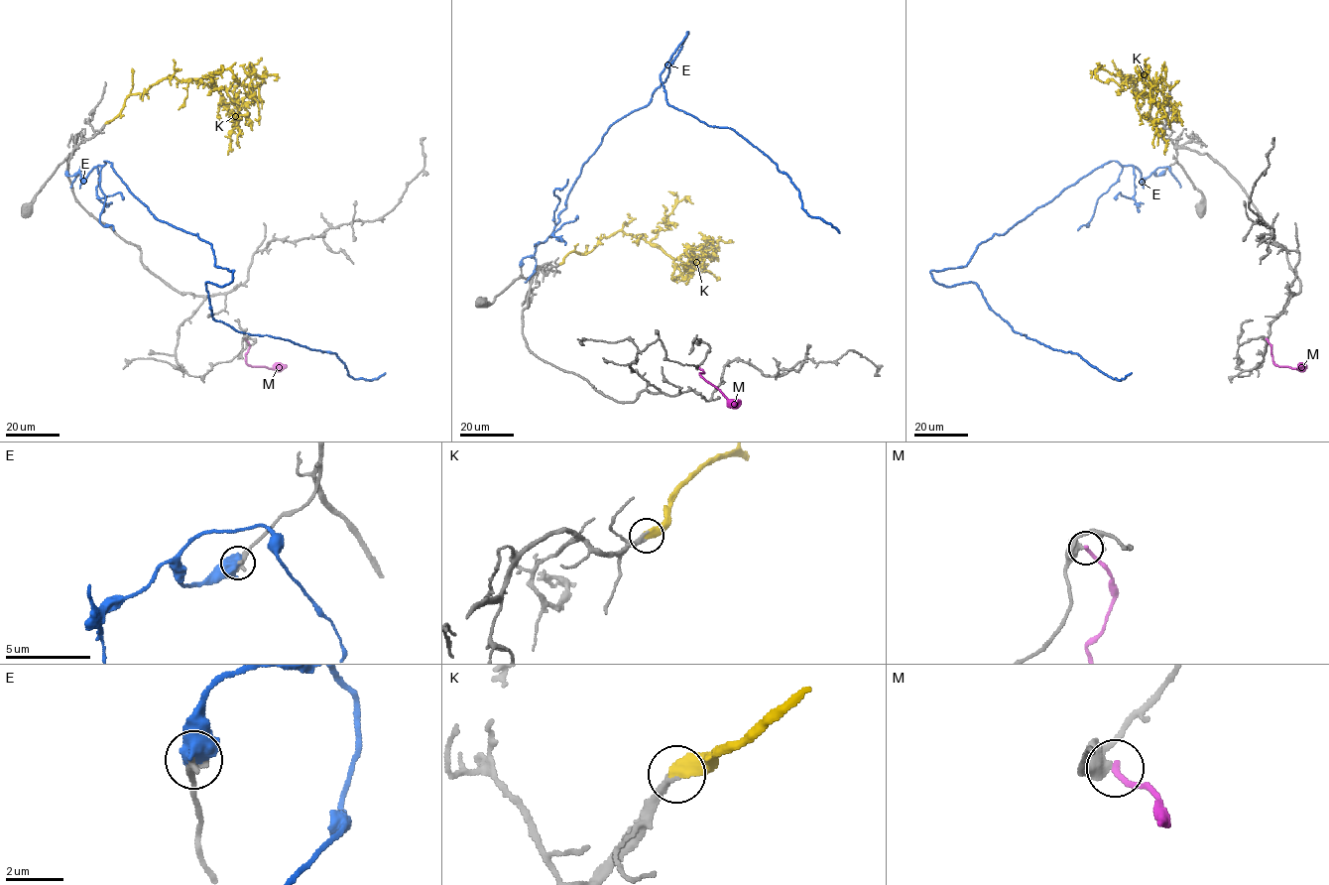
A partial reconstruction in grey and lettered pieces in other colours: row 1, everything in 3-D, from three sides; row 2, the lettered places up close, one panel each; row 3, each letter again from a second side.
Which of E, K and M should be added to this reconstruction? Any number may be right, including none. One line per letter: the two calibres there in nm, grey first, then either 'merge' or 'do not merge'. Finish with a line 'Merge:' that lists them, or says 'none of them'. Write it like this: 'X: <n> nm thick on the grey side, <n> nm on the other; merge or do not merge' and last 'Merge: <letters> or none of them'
E: 320 nm thick on the grey side, 850 nm on the other; do not merge
K: 280 nm thick on the grey side, 550 nm on the other; merge
M: 460 nm thick on the grey side, 220 nm on the other; do not merge
Merge: K

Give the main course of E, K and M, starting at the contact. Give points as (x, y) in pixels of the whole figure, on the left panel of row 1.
E: (66, 172), (110, 162), (208, 241), (233, 270), (205, 283), (216, 320), (385, 373)
K: (106, 123), (130, 95), (175, 76), (218, 89), (227, 89), (234, 81), (250, 84), (259, 124)
M: (245, 339), (249, 344), (245, 354), (248, 364), (280, 369), (285, 364)

